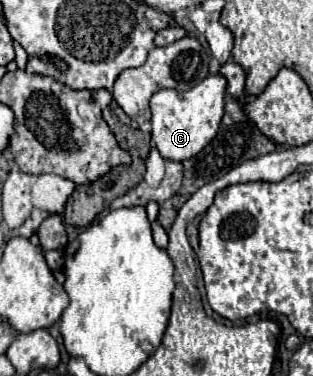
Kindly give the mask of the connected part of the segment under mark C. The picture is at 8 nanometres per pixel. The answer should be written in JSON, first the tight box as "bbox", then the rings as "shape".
{"bbox":[150,75,226,161],"shape":[[[210,75],[188,91],[160,89],[150,99],[152,109],[152,141],[160,155],[170,161],[186,161],[200,153],[214,137],[224,113],[226,79],[222,75]]]}

